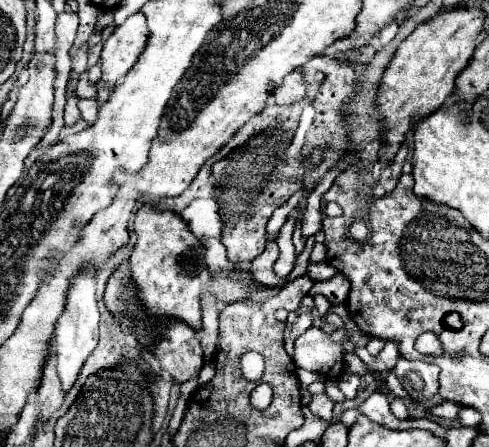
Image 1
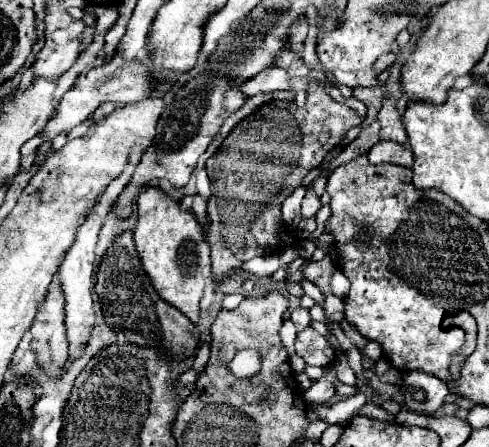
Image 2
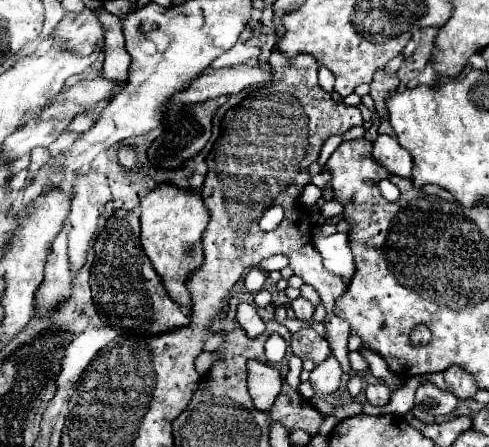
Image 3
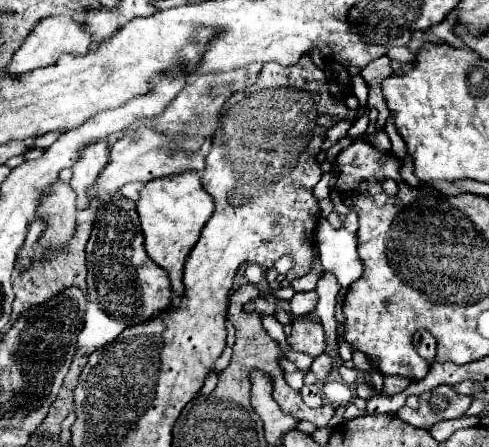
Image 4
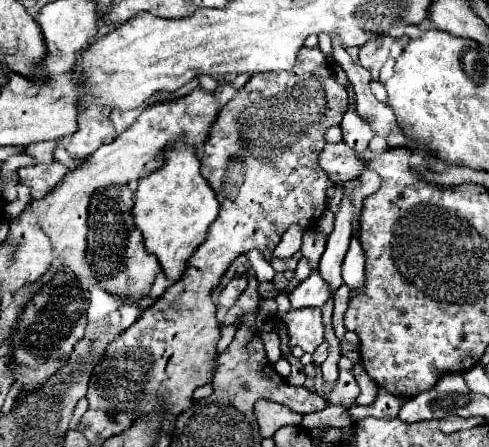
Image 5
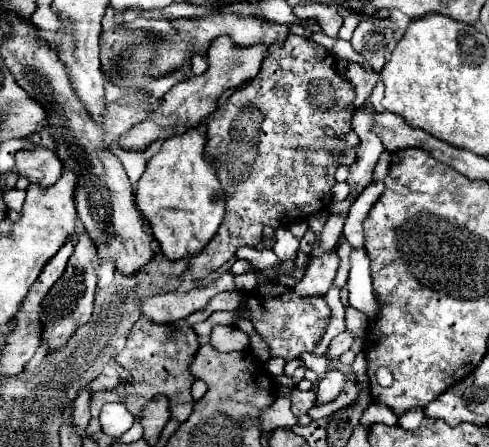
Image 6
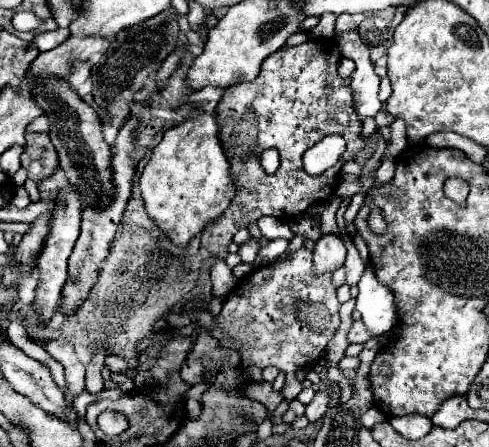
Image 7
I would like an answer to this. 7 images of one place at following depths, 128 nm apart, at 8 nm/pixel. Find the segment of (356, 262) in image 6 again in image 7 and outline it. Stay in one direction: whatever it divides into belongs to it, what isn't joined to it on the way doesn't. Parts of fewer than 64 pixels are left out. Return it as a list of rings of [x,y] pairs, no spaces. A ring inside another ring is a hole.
[[[366,270],[358,282],[356,310],[362,314],[362,322],[374,336],[388,332],[398,320],[394,292],[382,284],[372,270]]]

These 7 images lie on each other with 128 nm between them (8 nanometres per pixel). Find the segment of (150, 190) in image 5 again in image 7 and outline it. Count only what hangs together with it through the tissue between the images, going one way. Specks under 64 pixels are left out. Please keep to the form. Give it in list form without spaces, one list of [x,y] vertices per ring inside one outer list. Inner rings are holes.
[[[198,114],[166,130],[140,176],[148,216],[180,246],[188,244],[192,236],[202,232],[232,202],[234,182],[218,132],[216,114]]]

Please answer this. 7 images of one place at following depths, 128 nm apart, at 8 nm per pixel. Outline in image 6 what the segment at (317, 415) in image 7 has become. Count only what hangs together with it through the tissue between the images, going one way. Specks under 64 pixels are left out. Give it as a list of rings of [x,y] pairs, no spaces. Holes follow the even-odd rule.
[[[328,372],[320,382],[316,390],[316,406],[332,402],[344,388],[344,374],[342,372]]]

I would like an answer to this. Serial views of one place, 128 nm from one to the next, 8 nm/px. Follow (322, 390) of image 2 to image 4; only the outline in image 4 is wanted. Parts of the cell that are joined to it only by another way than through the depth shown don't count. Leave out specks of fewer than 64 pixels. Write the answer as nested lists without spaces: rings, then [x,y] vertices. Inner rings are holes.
[[[328,354],[316,356],[314,362],[312,362],[312,366],[310,366],[310,370],[316,374],[318,380],[326,380],[326,376],[328,376],[330,370],[332,370],[332,366],[330,366],[330,356],[328,356]]]

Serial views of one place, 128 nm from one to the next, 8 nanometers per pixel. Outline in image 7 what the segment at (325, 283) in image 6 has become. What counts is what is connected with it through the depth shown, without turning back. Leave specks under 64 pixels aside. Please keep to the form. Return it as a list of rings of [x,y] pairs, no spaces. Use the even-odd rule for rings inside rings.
[[[322,234],[314,246],[316,272],[334,272],[344,264],[346,246],[338,234]]]

